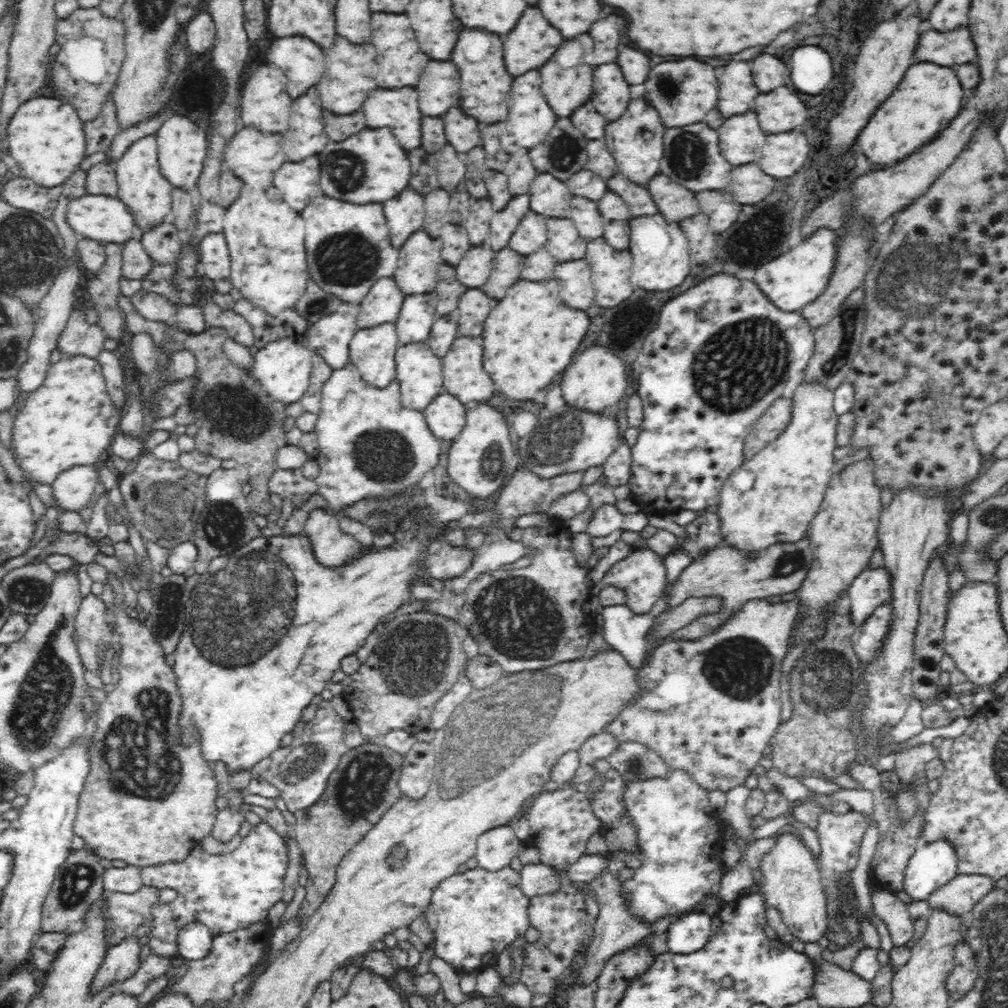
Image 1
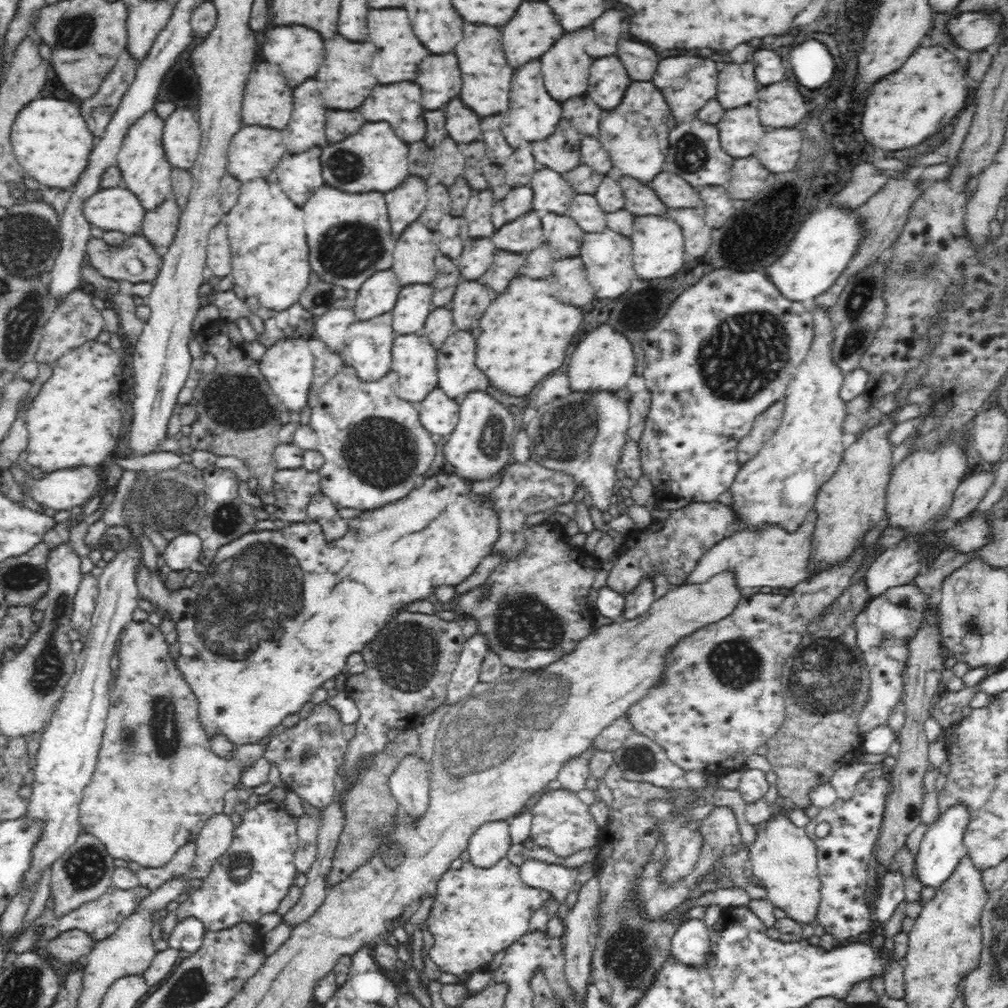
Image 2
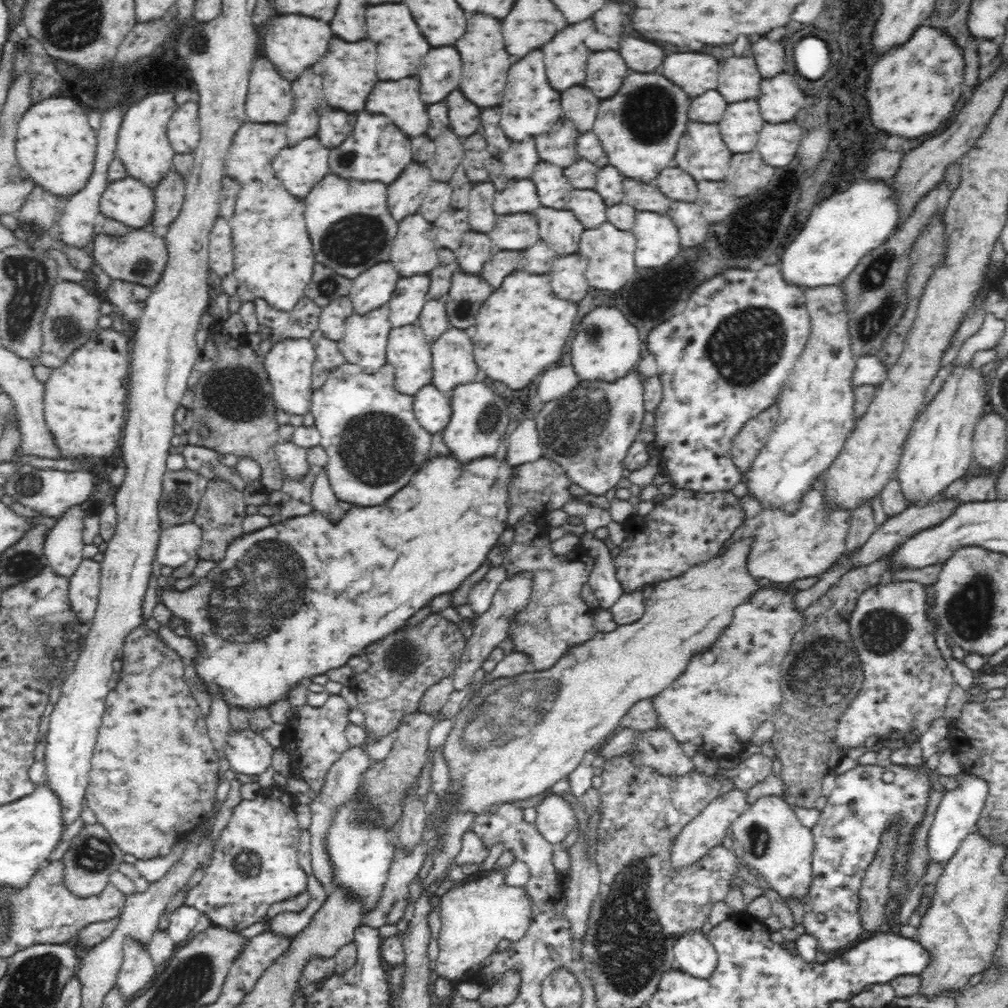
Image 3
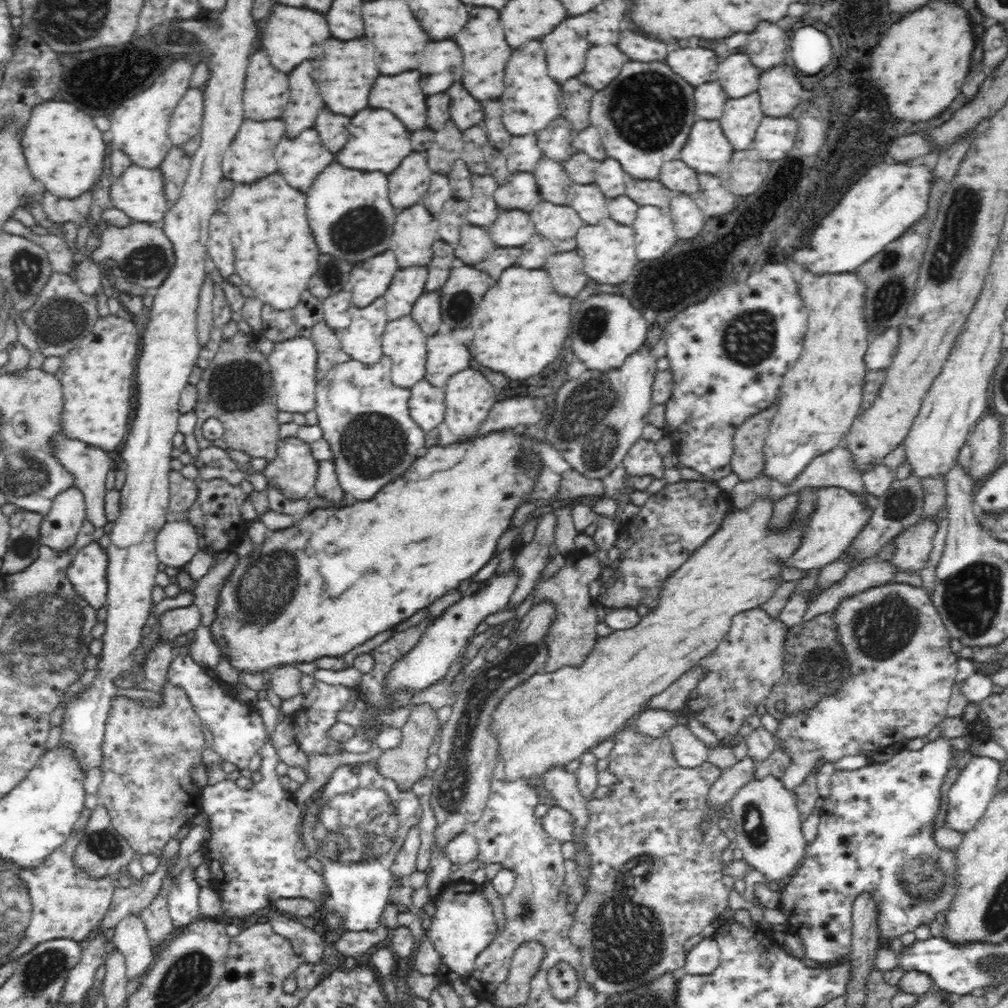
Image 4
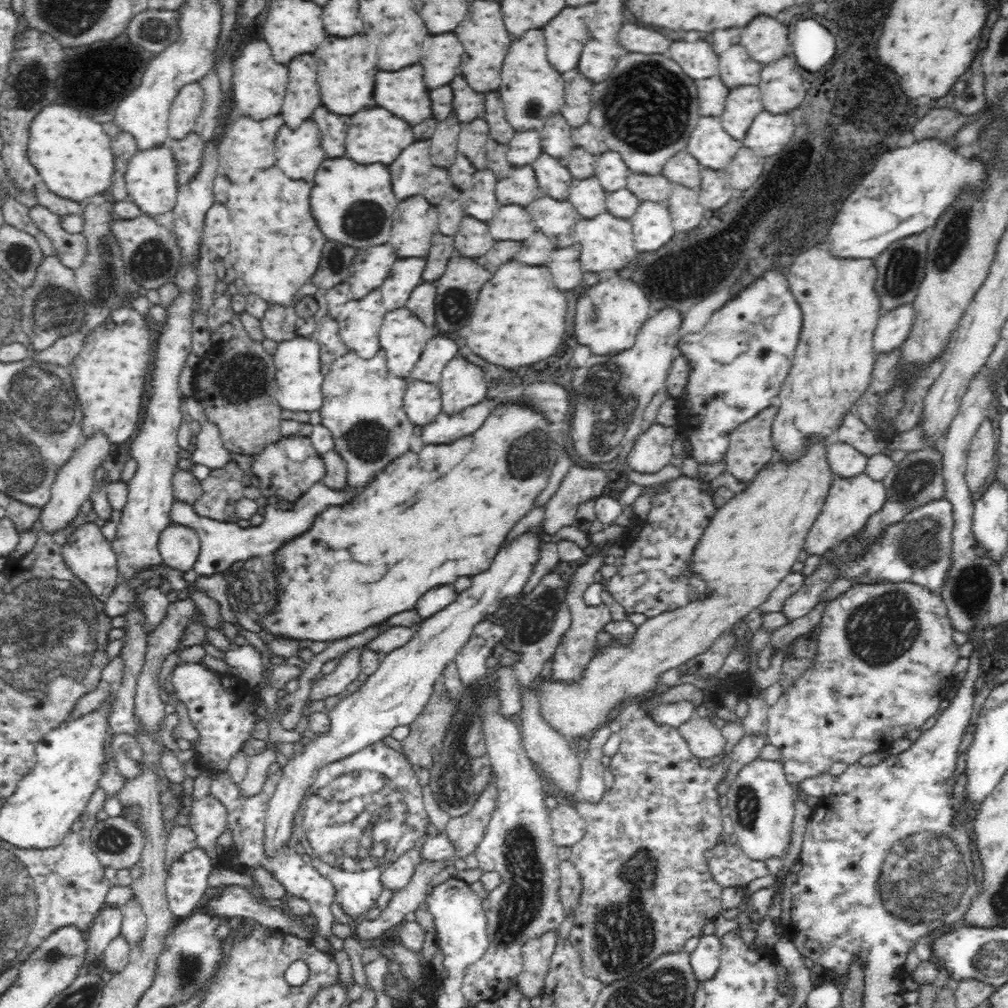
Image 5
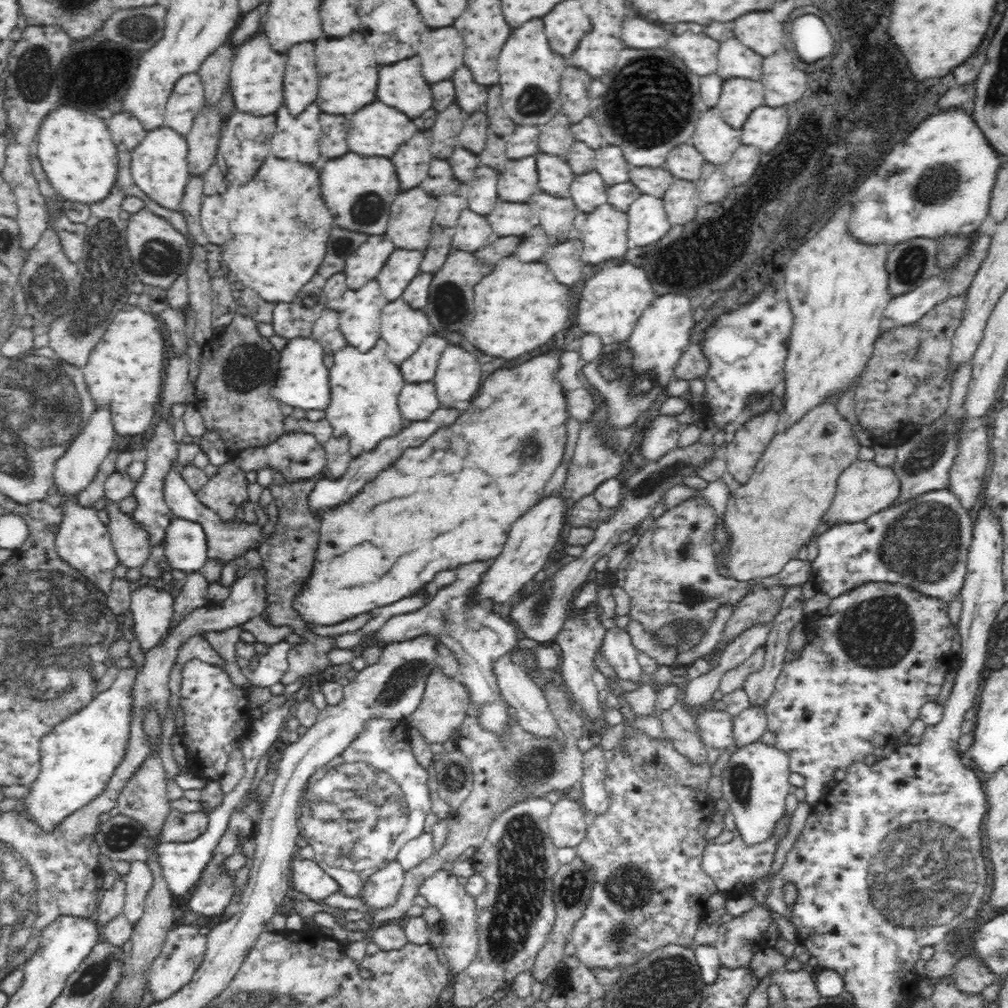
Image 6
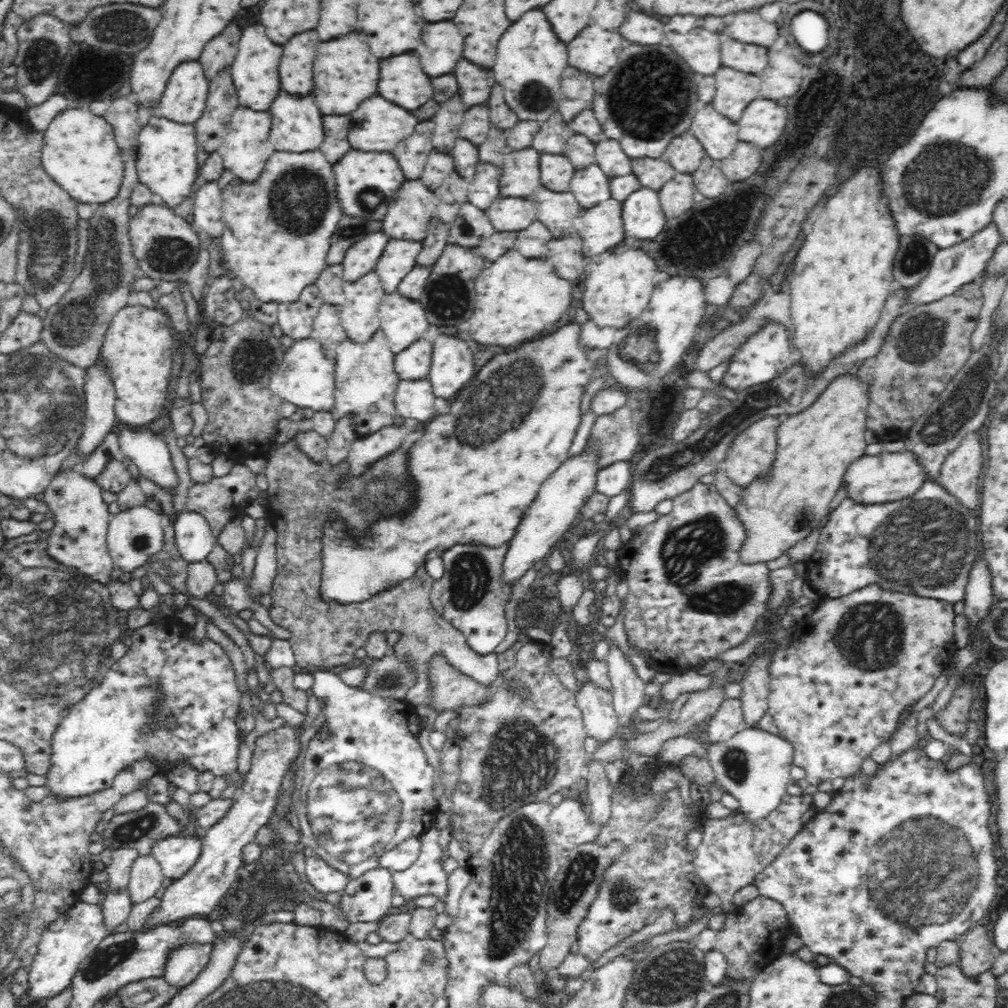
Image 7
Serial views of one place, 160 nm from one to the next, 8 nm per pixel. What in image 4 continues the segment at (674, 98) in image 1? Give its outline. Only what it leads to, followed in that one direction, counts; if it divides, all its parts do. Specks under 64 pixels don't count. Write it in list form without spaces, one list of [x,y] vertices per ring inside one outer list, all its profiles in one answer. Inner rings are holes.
[[[680,48],[668,54],[668,64],[672,72],[694,88],[717,80],[717,68],[720,58],[706,48]]]

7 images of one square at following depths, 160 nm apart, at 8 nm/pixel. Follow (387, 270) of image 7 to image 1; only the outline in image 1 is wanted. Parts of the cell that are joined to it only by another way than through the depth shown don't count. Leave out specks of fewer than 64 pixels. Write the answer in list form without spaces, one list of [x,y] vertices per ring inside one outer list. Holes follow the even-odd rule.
[[[418,293],[404,296],[398,320],[395,327],[398,333],[399,345],[426,342],[437,314],[439,295]]]

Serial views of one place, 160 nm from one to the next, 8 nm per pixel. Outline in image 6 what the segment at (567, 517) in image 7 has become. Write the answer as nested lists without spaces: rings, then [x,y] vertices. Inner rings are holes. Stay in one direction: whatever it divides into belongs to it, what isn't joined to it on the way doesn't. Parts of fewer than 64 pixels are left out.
[[[550,496],[542,502],[530,507],[512,526],[507,534],[506,542],[500,556],[496,557],[489,570],[483,575],[482,584],[475,589],[470,600],[477,603],[492,600],[493,604],[512,604],[524,586],[530,583],[538,572],[542,571],[554,544],[560,540],[560,532],[564,528],[564,500],[560,496]]]

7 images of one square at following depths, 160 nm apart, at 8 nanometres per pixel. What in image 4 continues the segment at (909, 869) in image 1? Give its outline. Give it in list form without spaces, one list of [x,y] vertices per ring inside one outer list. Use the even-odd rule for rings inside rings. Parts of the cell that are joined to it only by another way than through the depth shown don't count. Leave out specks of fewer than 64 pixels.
[[[998,755],[994,757],[975,756],[970,759],[966,767],[960,771],[944,798],[946,804],[946,816],[942,827],[955,830],[964,834],[970,832],[971,828],[982,818],[997,788],[998,778],[1001,774],[1001,764],[998,763]]]

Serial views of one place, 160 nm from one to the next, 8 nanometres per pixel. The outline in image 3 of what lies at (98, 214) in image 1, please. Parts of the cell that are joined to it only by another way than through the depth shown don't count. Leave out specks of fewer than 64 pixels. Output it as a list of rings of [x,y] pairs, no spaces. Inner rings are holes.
[[[124,177],[122,180],[112,181],[112,184],[106,187],[99,200],[99,209],[104,217],[122,222],[130,226],[131,230],[142,229],[153,220],[154,191],[134,177]]]

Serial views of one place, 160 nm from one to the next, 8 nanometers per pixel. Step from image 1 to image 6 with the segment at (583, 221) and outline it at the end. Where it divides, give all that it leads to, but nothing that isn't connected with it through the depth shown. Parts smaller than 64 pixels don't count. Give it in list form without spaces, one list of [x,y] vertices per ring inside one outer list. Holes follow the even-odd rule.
[[[590,171],[575,177],[570,197],[581,213],[592,213],[607,202],[607,187],[598,171]]]

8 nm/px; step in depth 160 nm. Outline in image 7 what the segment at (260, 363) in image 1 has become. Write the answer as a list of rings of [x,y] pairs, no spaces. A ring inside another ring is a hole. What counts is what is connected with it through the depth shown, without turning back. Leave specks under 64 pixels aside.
[[[312,338],[294,340],[286,349],[284,360],[279,365],[274,378],[270,380],[270,390],[282,400],[300,408],[312,408],[315,412],[331,412],[335,403],[335,365],[322,354],[323,345]]]

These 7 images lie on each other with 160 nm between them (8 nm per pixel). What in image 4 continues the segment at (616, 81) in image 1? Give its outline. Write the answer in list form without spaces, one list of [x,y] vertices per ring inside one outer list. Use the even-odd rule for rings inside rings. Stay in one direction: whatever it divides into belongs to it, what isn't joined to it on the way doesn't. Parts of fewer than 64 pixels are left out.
[[[608,46],[608,48],[590,48],[586,54],[586,68],[584,72],[578,76],[580,82],[590,86],[592,89],[602,91],[610,84],[610,80],[614,82],[618,77],[618,72],[622,70],[622,64],[626,64],[628,56],[622,54],[616,46]]]

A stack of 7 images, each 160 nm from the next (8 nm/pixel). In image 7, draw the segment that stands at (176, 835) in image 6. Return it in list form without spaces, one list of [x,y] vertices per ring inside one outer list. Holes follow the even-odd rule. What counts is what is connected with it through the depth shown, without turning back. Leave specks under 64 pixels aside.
[[[211,799],[208,804],[200,808],[184,809],[182,805],[172,800],[172,802],[164,805],[164,807],[166,807],[166,813],[176,820],[184,836],[196,835],[197,833],[204,834],[228,812],[232,803],[233,801],[225,799]]]

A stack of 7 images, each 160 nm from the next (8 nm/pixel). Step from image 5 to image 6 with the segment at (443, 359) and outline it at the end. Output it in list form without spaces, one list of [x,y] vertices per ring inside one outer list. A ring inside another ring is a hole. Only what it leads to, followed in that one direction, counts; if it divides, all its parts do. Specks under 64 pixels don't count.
[[[434,334],[424,338],[412,356],[408,360],[404,360],[399,366],[405,382],[412,384],[433,381],[438,360],[442,358],[443,350],[449,343],[444,338],[438,338]]]

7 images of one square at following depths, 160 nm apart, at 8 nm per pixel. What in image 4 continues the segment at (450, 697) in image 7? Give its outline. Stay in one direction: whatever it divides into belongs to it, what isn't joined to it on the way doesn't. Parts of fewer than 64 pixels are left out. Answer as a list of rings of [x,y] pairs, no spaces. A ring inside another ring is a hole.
[[[428,704],[414,705],[412,711],[408,714],[407,723],[401,727],[401,731],[403,734],[402,742],[396,748],[383,751],[376,761],[376,768],[380,775],[393,780],[398,788],[404,792],[410,791],[418,780],[431,775],[430,770],[426,767],[426,758],[429,756],[428,748],[430,748],[432,740],[434,740],[436,734],[440,733],[436,711],[432,710]]]

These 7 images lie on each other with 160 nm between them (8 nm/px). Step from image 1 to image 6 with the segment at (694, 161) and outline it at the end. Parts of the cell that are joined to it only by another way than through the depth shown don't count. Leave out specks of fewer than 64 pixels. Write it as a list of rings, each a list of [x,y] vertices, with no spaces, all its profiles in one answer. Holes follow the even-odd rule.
[[[717,108],[702,112],[690,142],[706,162],[719,166],[728,163],[742,144],[741,130],[730,127]]]

